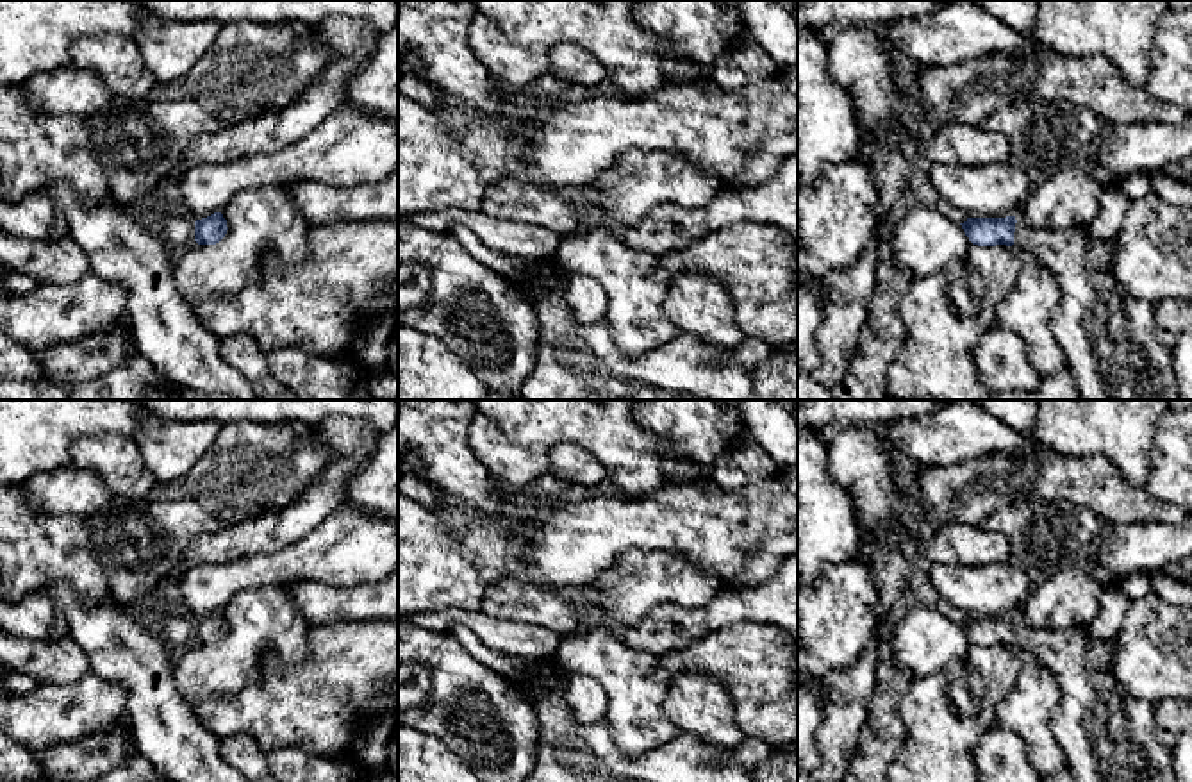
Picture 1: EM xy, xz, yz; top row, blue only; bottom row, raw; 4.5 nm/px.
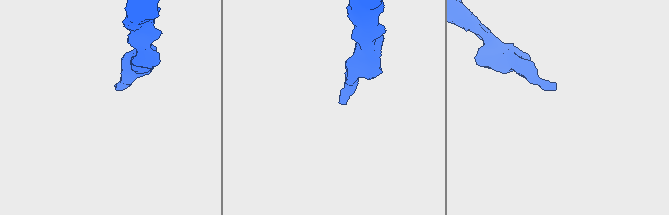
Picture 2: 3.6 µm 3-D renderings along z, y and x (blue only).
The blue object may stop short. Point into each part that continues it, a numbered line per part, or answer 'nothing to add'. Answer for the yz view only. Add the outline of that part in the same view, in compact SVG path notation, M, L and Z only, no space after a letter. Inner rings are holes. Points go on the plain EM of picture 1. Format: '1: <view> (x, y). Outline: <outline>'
1: yz (1107, 734). Outline: M1017 621L1014 645L1056 678L1060 700L1051 714L1051 730L1072 782L1176 782L1171 748L1156 737L1155 705L1122 689L1115 664L1103 670L1089 664L1087 627L1044 630Z

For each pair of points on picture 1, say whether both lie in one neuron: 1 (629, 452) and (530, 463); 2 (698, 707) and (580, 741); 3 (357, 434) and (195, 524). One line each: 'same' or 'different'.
1: different
2: different
3: different

